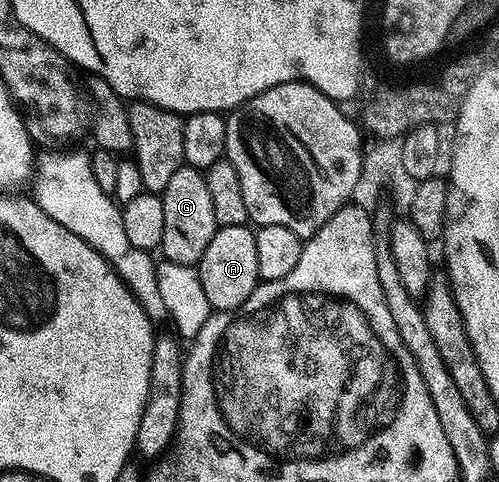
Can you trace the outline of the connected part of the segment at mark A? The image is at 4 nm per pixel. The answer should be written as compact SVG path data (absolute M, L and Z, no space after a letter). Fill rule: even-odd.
M246 223L223 224L212 235L212 243L204 247L204 255L198 260L196 268L211 310L219 313L237 311L260 284L256 267L254 229Z

